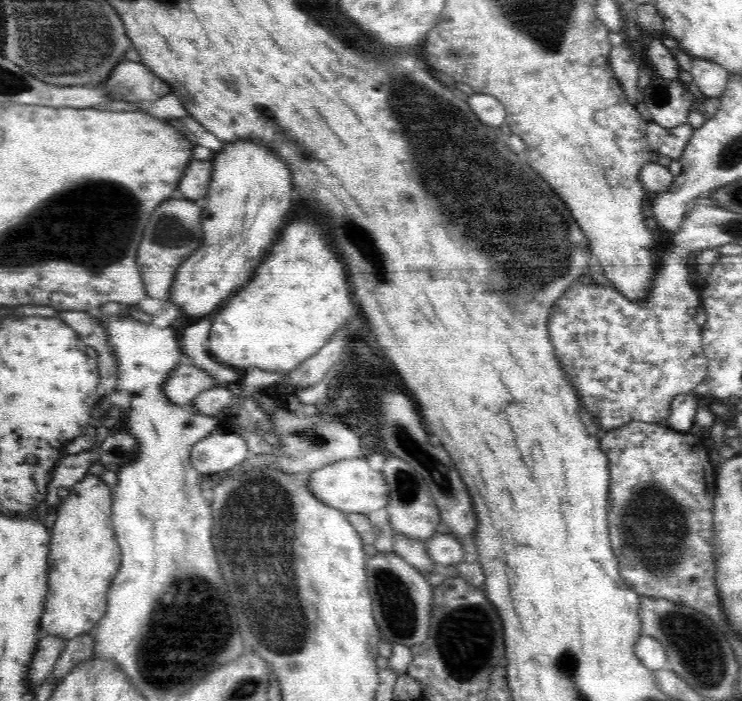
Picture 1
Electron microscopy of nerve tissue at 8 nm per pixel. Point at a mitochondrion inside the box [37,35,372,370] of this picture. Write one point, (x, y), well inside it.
(170, 232)

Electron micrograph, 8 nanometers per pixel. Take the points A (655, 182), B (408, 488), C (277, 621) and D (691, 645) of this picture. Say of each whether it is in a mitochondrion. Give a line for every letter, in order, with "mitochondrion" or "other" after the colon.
A: other
B: mitochondrion
C: mitochondrion
D: mitochondrion

